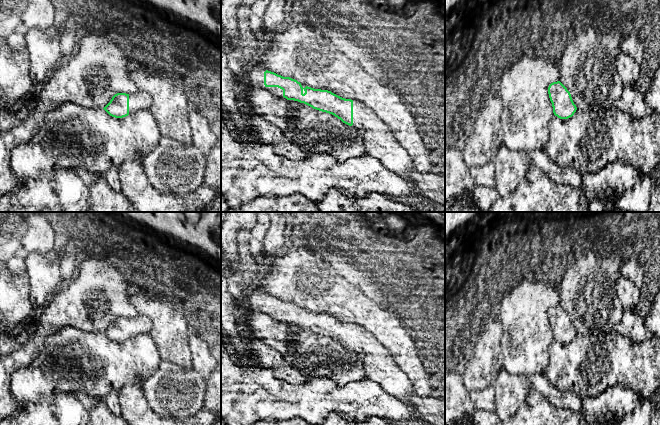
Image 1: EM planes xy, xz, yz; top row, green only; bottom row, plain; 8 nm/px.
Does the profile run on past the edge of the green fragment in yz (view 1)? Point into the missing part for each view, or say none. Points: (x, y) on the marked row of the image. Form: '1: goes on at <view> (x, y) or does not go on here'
1: does not go on here

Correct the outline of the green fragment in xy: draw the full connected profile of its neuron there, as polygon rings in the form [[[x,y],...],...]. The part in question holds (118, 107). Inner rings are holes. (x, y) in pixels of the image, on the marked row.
[[[137,91],[133,94],[115,94],[103,109],[112,117],[123,118],[135,114],[138,111],[146,110],[151,105],[152,97],[150,94]]]

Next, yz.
[[[553,82],[548,87],[548,94],[553,107],[553,113],[560,119],[568,119],[577,110],[570,92],[560,82]]]

